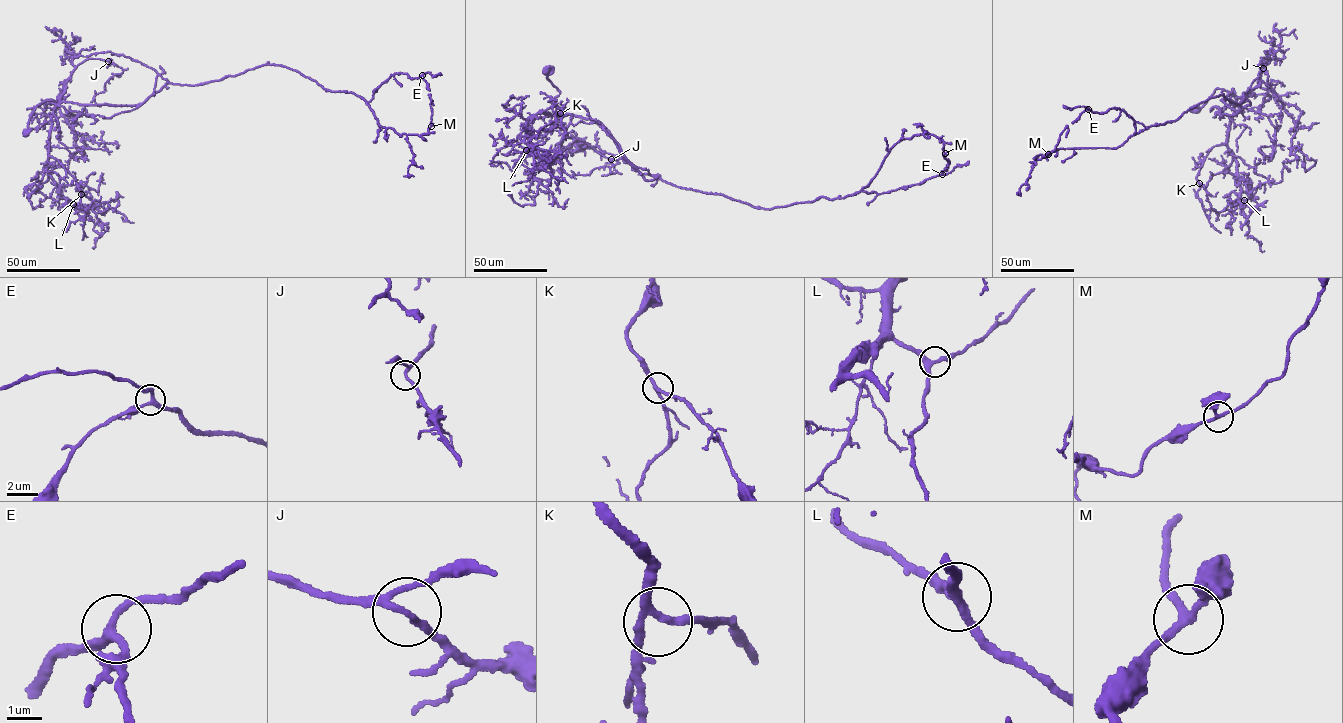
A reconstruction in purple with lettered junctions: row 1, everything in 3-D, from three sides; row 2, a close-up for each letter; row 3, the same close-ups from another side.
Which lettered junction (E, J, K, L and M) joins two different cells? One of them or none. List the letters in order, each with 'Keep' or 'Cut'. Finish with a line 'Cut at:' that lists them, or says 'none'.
E: Keep
J: Keep
K: Keep
L: Keep
M: Keep
Cut at: none

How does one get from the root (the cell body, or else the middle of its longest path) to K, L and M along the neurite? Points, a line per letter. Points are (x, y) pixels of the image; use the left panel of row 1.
K: (26, 132), (36, 106), (46, 100), (56, 101), (49, 154), (70, 173), (81, 194)
L: (26, 132), (36, 106), (46, 100), (56, 101), (46, 169), (61, 195), (73, 204)
M: (26, 132), (46, 100), (136, 105), (167, 84), (203, 84), (267, 64), (354, 93), (398, 134), (431, 126)

